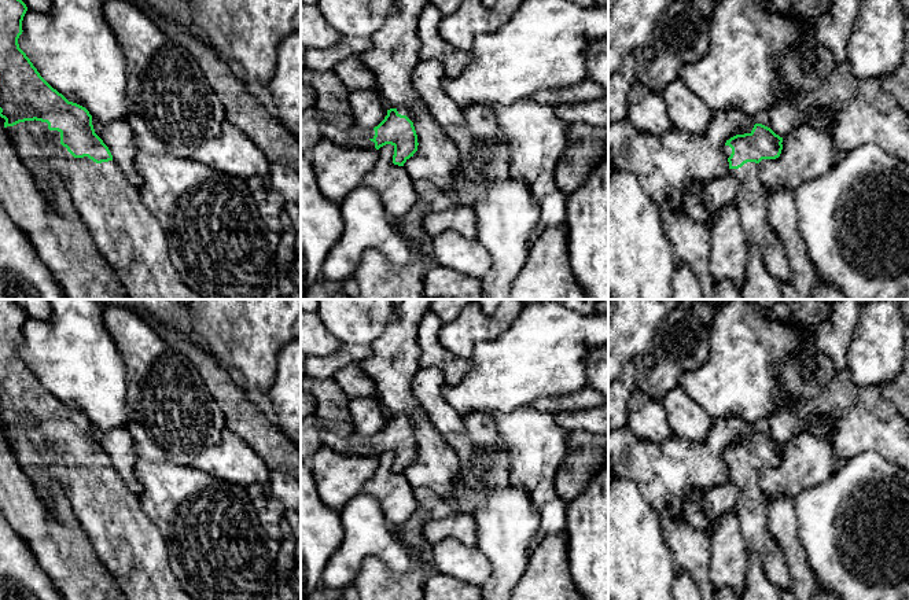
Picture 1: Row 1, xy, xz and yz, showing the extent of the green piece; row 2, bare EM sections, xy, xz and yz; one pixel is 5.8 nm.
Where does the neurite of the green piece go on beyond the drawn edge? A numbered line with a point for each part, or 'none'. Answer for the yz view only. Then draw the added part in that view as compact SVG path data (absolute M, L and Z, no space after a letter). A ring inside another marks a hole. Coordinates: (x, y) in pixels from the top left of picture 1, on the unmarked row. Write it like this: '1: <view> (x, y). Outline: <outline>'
1: yz (751, 507). Outline: M747 470L729 479L739 489L736 512L747 552L758 553L768 579L784 596L790 588L790 573L785 559L768 529L768 503L759 486L759 471Z

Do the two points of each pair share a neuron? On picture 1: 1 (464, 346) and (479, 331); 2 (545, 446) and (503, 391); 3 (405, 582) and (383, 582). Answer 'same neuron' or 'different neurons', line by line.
1: same neuron
2: different neurons
3: same neuron

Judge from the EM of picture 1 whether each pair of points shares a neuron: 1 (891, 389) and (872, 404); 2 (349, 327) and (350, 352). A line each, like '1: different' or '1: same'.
1: different
2: different

